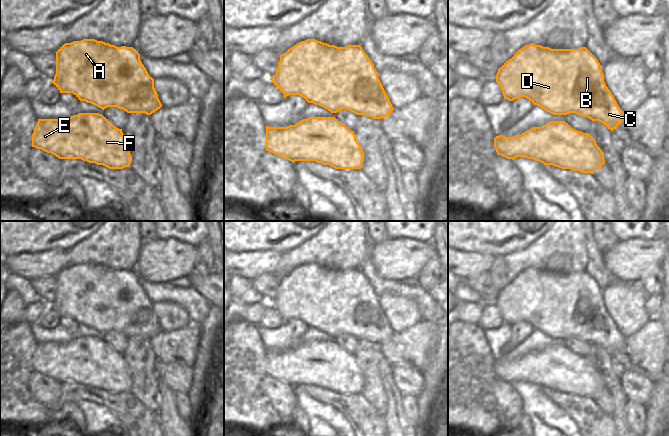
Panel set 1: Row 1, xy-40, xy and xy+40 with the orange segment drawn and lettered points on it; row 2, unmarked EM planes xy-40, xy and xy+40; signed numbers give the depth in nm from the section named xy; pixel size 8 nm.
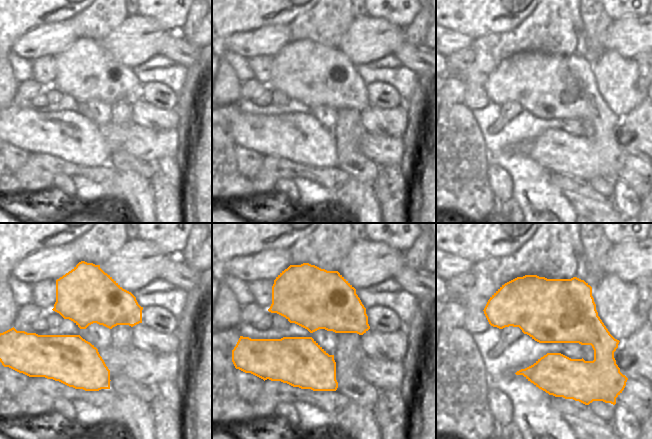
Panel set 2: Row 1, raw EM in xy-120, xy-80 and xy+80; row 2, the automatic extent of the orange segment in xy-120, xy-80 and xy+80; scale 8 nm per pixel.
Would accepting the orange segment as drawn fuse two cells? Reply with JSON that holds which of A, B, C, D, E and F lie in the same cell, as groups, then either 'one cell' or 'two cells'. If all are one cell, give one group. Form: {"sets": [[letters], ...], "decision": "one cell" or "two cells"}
{"sets": [["A", "B", "C", "D", "E", "F"]], "decision": "one cell"}

